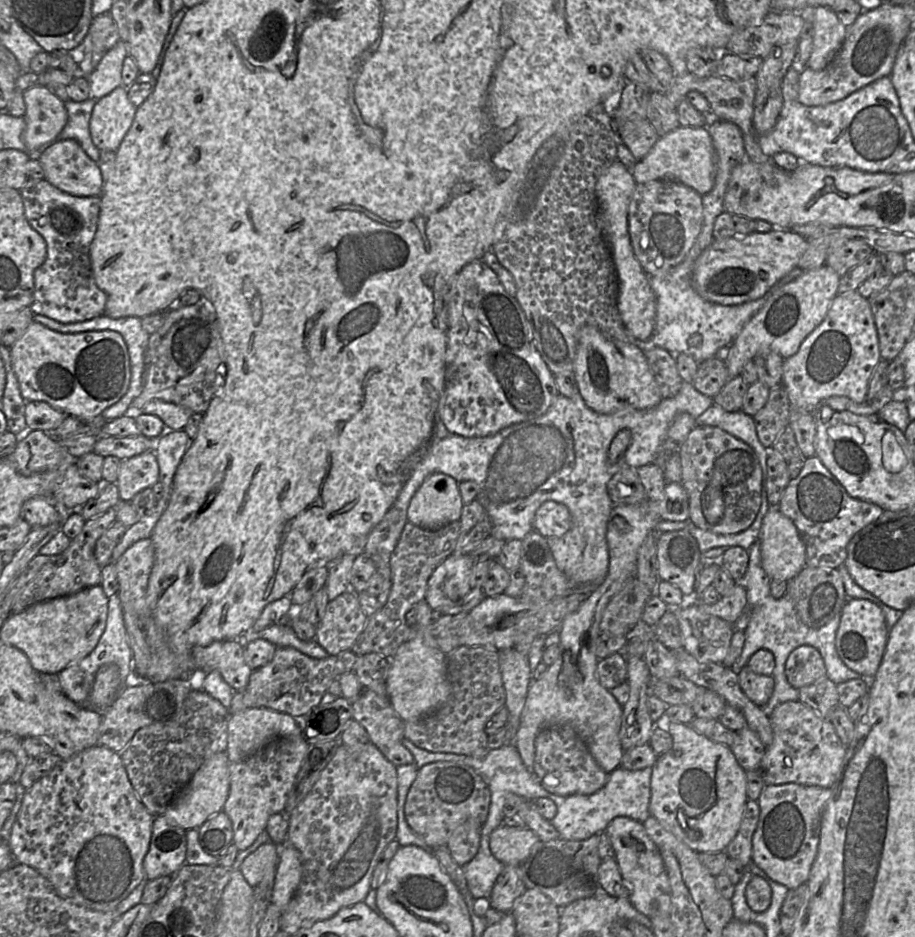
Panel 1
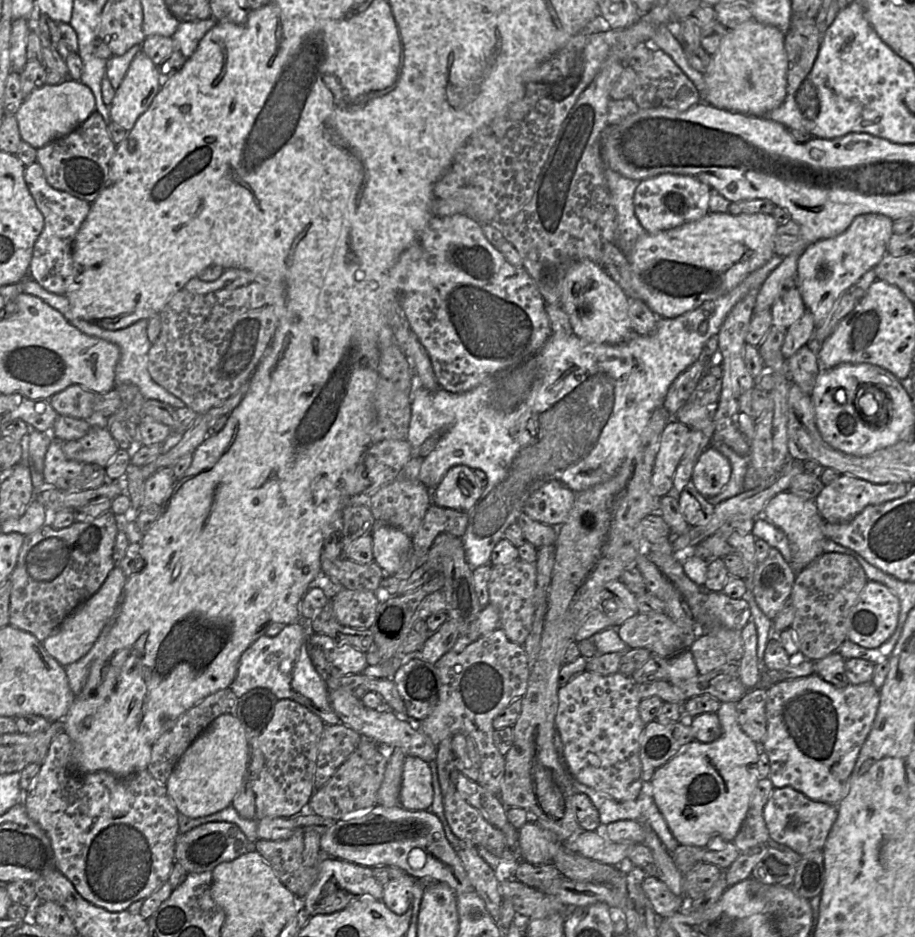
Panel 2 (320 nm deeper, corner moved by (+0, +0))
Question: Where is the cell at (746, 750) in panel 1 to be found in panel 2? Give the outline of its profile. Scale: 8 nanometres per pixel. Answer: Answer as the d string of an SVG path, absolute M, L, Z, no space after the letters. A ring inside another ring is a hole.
M757 686L736 703L741 730L760 747L766 735L766 700L767 689Z

